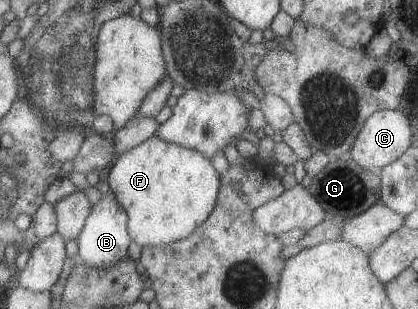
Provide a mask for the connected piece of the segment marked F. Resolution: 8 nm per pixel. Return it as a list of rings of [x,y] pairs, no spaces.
[[[157,135],[137,145],[134,149],[120,154],[105,175],[110,191],[115,193],[119,205],[125,209],[129,217],[130,239],[140,246],[167,245],[167,243],[189,237],[213,212],[221,186],[220,174],[209,157],[205,157],[201,151],[187,149],[171,141],[159,139]]]

